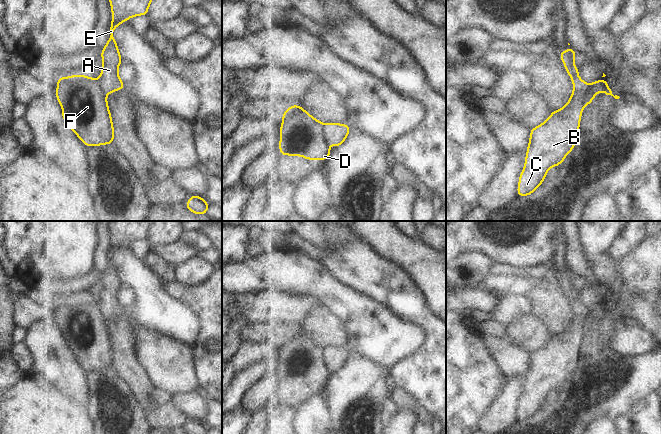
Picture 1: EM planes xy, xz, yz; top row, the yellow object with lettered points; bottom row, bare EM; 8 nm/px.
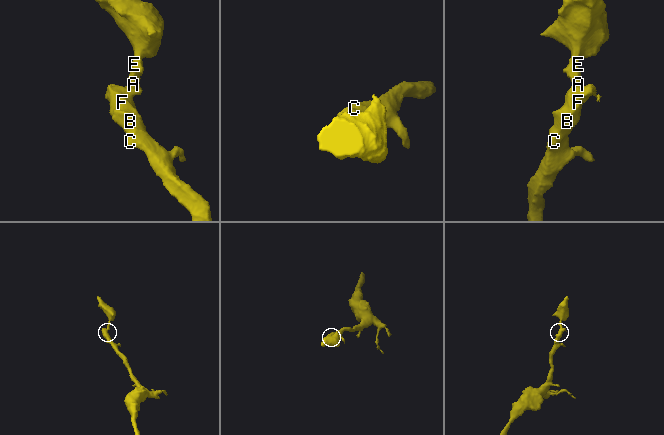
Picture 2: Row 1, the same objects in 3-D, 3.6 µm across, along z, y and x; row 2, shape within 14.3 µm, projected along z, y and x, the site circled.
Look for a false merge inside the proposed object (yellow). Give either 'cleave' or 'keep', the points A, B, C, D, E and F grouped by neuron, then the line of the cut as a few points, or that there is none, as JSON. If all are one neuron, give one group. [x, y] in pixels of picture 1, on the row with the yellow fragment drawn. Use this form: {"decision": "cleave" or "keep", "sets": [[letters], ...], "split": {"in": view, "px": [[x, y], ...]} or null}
{"decision": "cleave", "sets": [["A", "E"], ["B", "C", "D", "F"]], "split": {"in": "xz", "px": [[325, 124], [325, 138], [328, 141]]}}

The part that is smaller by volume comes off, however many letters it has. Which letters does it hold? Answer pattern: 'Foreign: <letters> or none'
Foreign: A, E

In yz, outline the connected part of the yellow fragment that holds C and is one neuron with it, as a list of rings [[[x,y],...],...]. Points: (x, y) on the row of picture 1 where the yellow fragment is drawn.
[[[599,79],[589,84],[584,91],[573,89],[570,99],[562,109],[551,111],[545,122],[530,129],[525,165],[517,187],[518,197],[534,193],[545,181],[548,170],[553,166],[560,166],[566,155],[573,151],[580,135],[583,107],[590,105],[596,93],[603,90],[606,95],[620,98],[612,94],[606,79]]]

